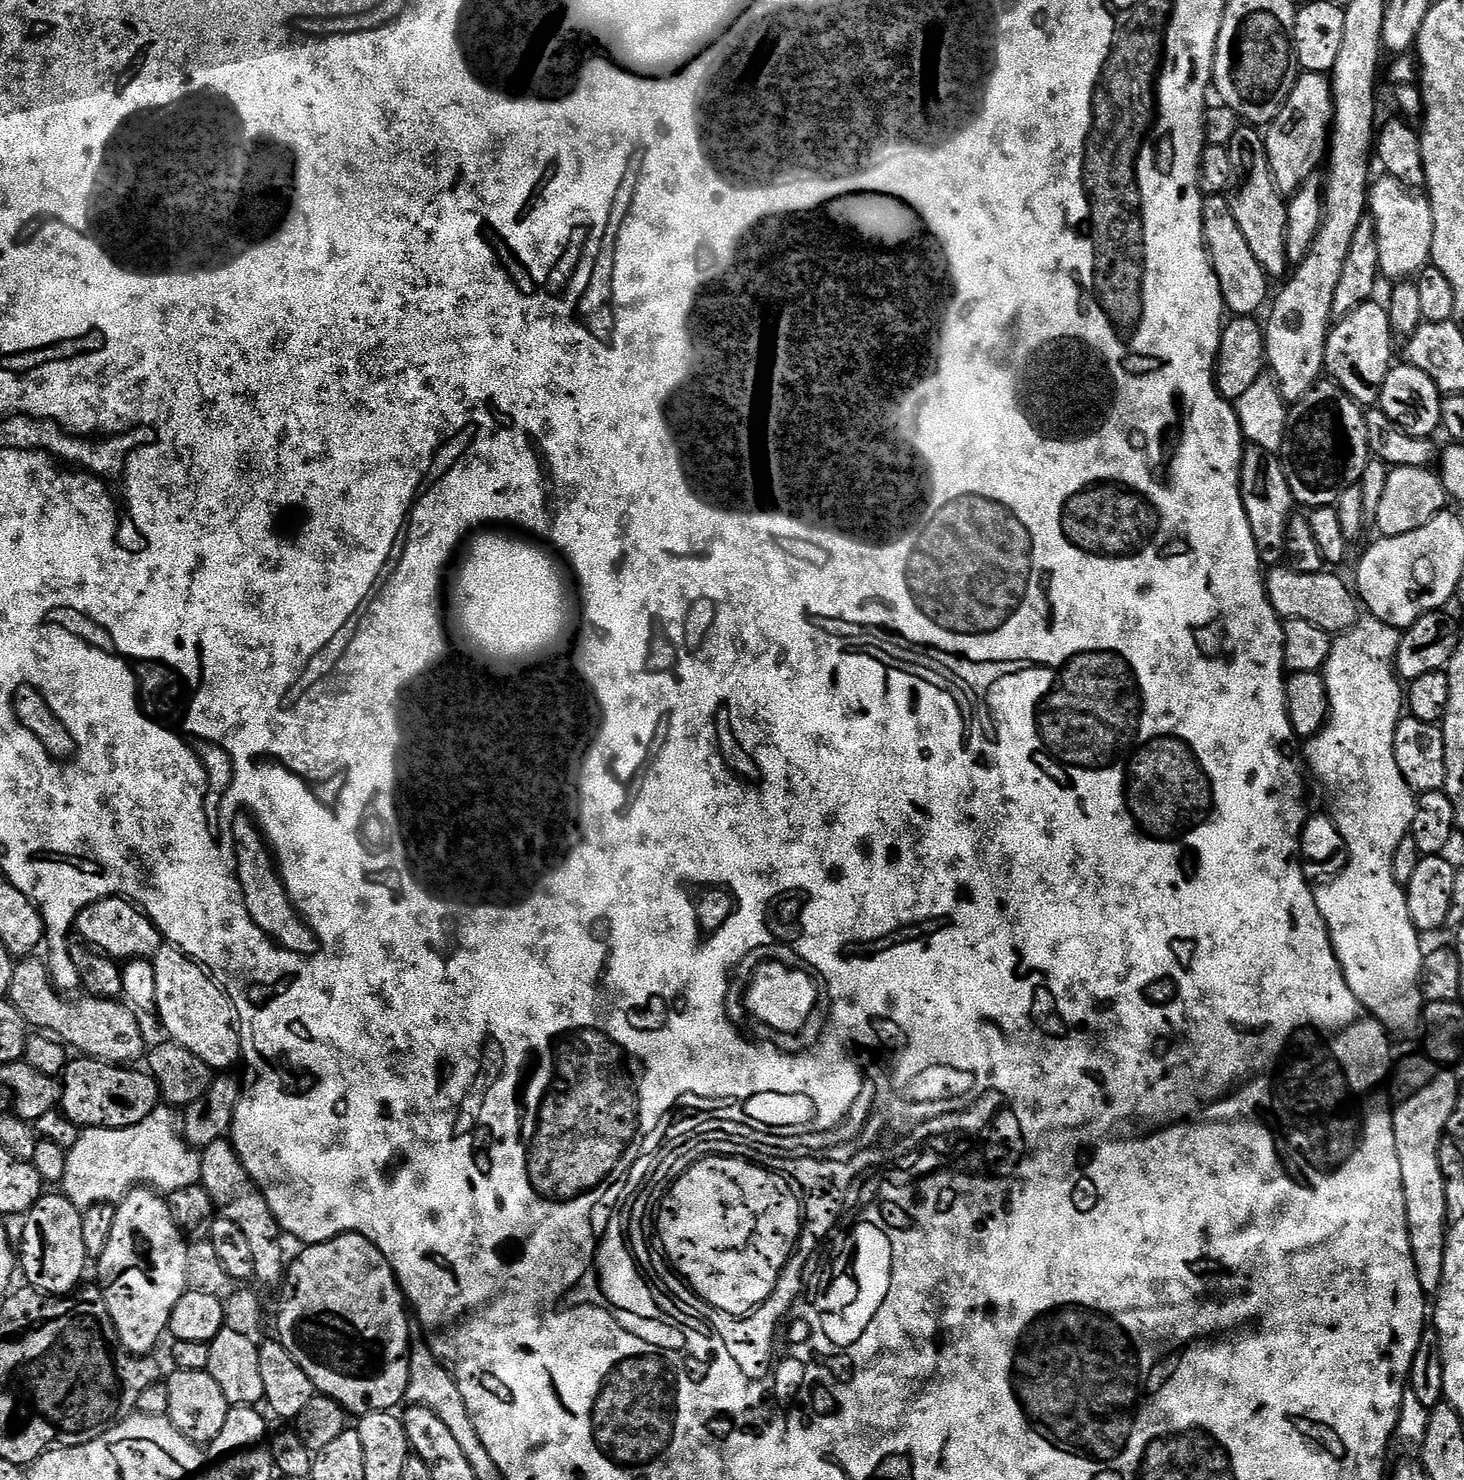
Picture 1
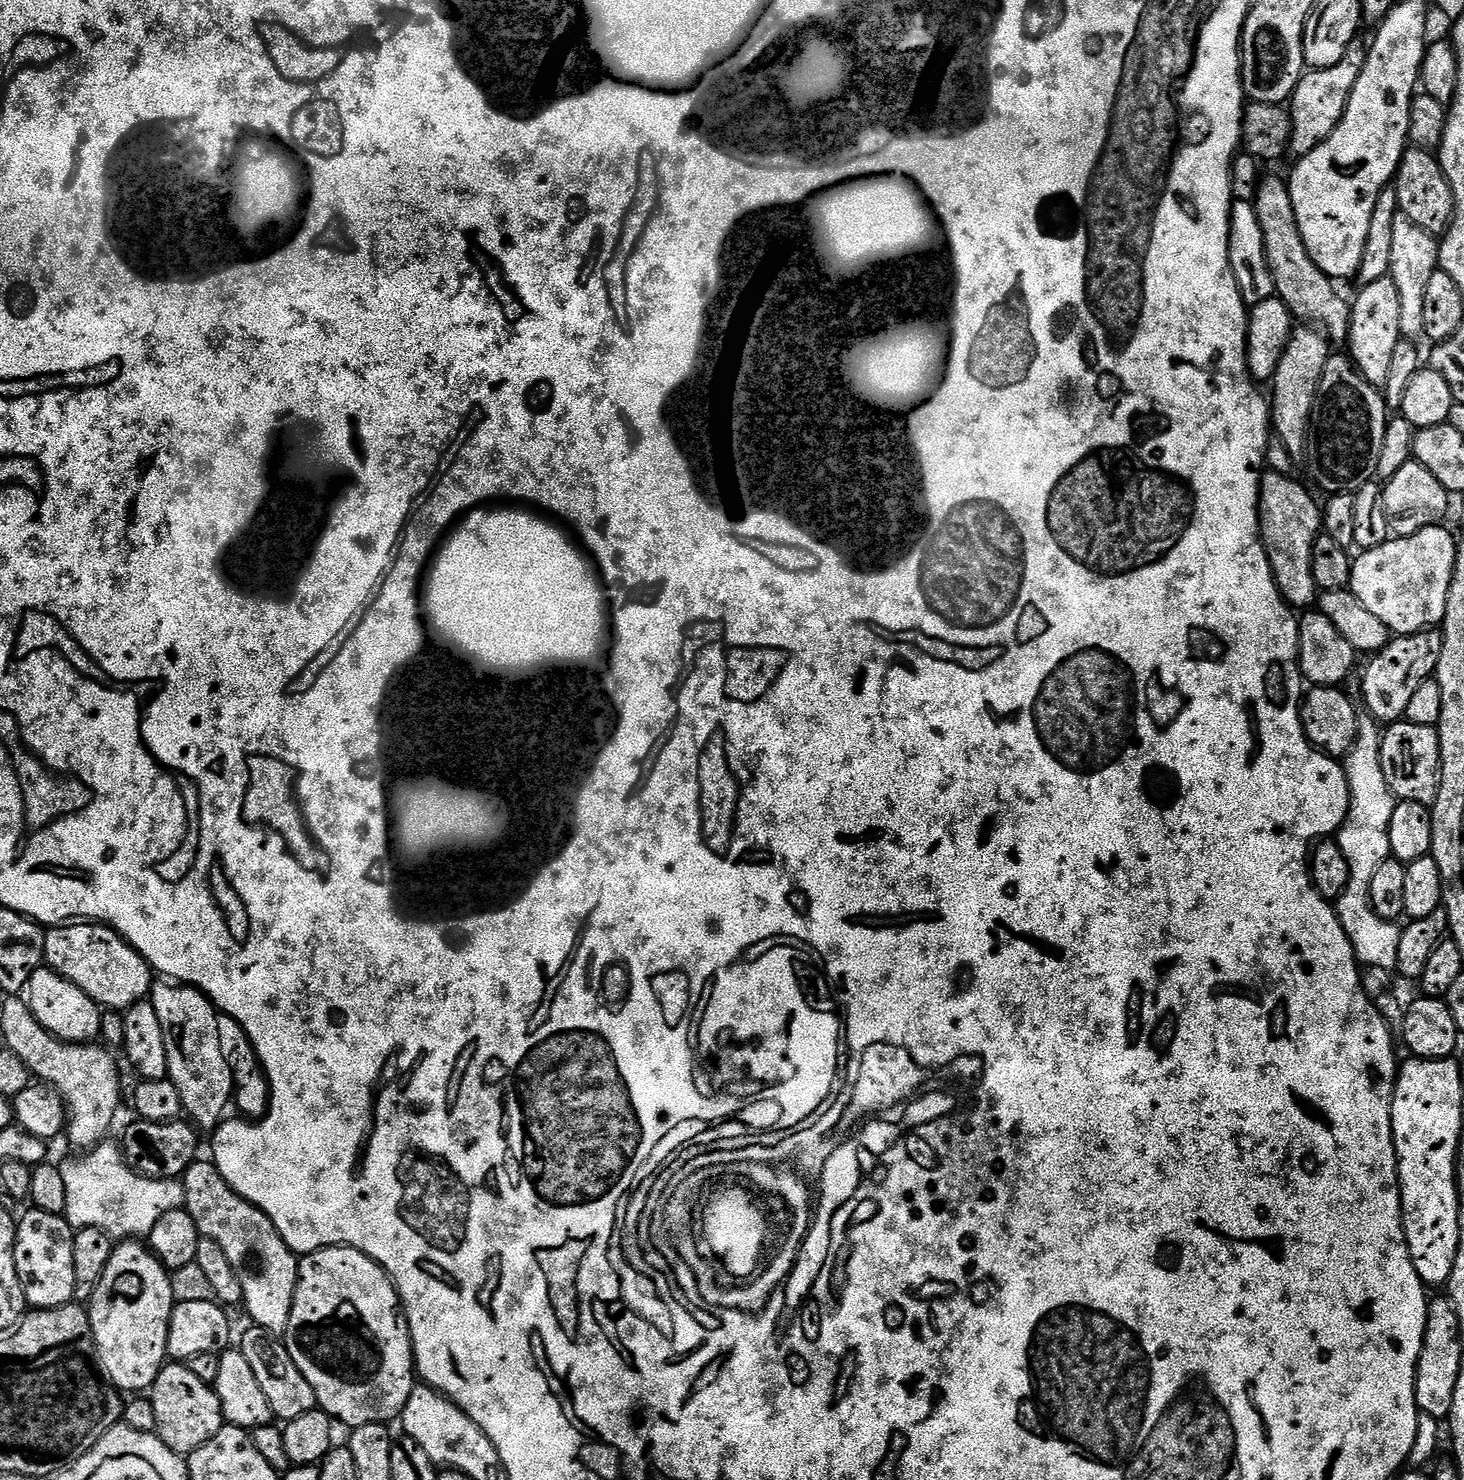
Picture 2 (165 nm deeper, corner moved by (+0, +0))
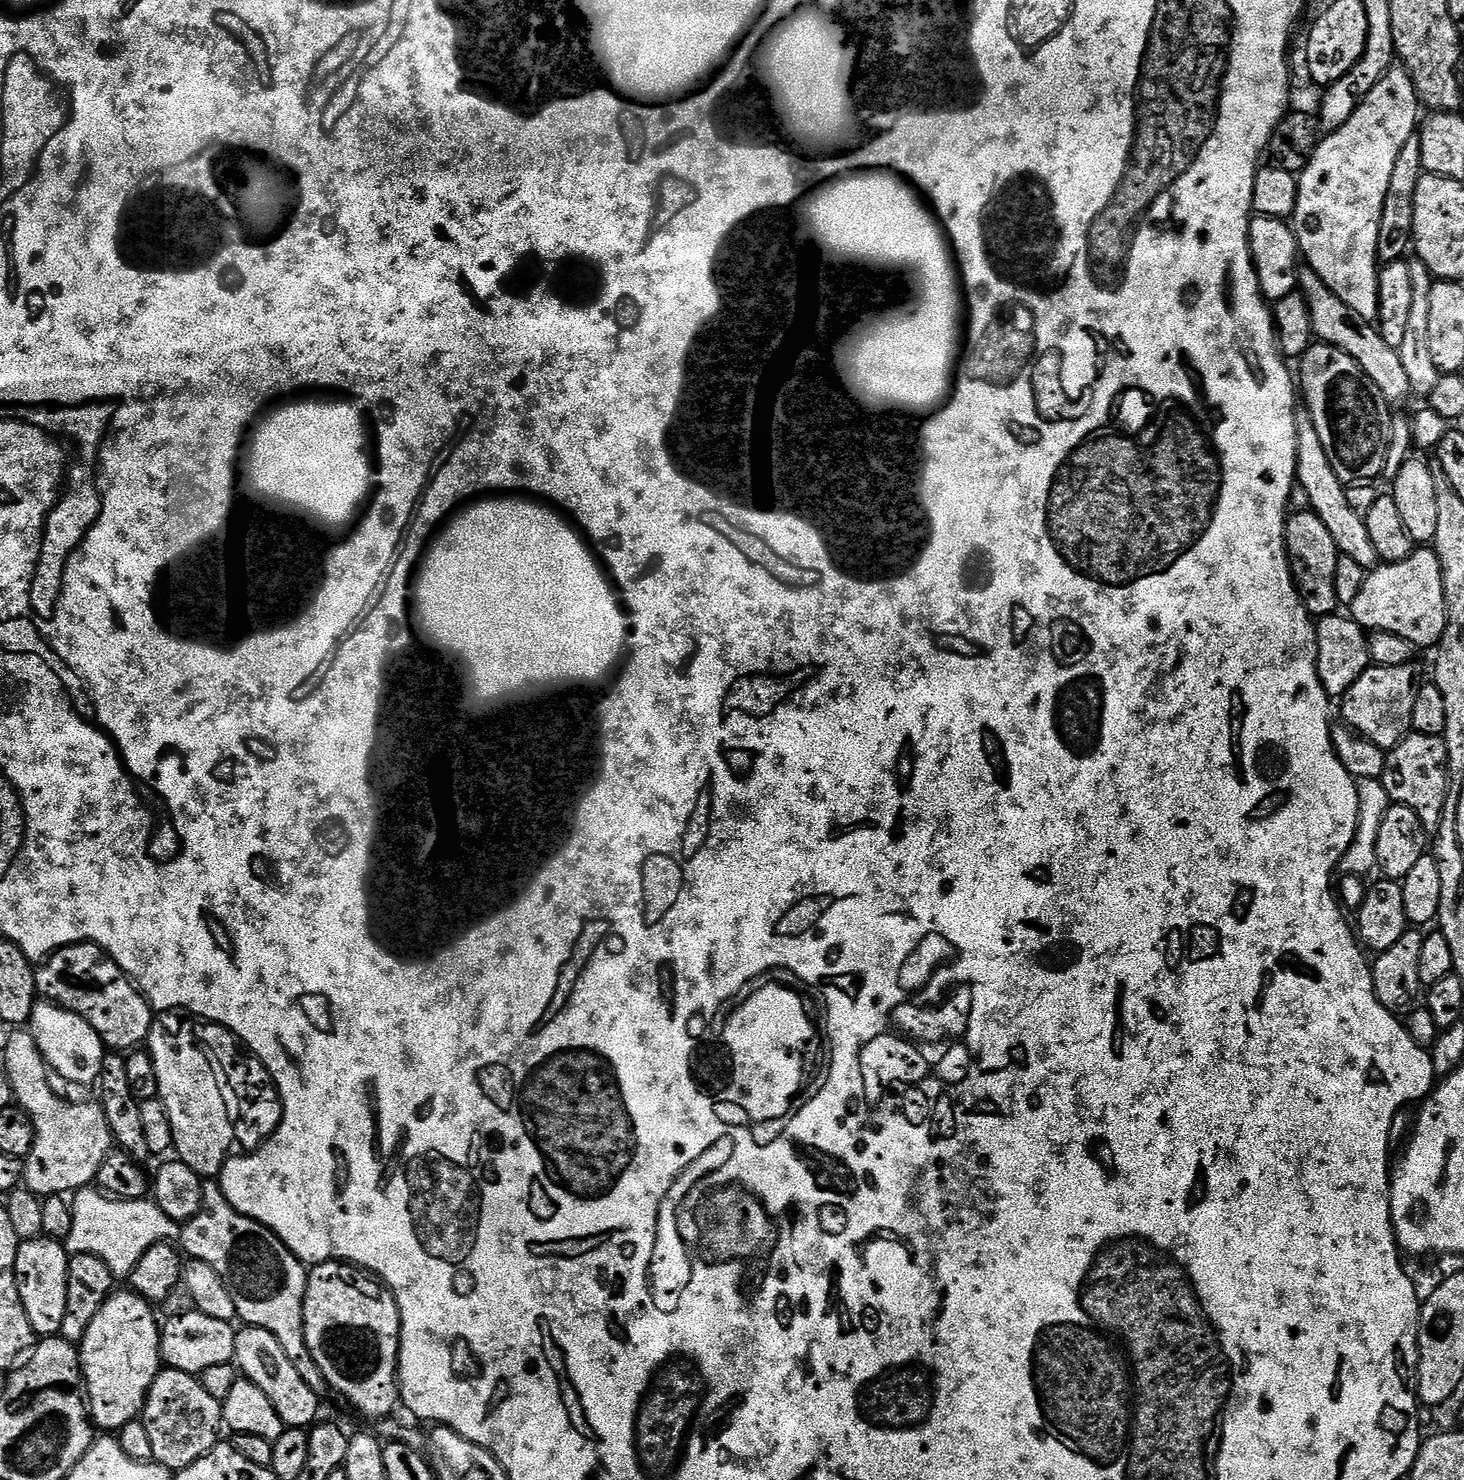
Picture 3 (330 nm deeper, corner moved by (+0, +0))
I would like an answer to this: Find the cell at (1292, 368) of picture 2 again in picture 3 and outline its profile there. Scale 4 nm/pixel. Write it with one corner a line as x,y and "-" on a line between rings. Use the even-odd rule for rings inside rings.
1306,410
1296,414
1296,482
1299,491
1304,491
1308,499
1307,507
1318,518
1322,518
1322,526
1330,530
1336,548
1342,556
1354,558
1358,566
1371,570
1381,563
1378,554
1370,542
1370,533
1366,531
1366,522
1359,516
1346,499
1346,485
1334,474
1330,466
1330,458
1326,458
1326,450
1322,450
1322,442
1318,439
1318,430
1314,430
1311,414

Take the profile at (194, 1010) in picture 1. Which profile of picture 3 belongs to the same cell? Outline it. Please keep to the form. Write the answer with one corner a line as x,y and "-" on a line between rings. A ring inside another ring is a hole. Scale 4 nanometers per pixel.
153,1027
146,1041
146,1051
151,1056
154,1074
157,1075
157,1097
166,1106
166,1114
170,1118
172,1127
172,1147
178,1159
185,1163
194,1174
201,1178
219,1177
224,1165
229,1163
230,1157
226,1149
231,1140
231,1124
228,1124
227,1109
218,1086
212,1078
212,1072
208,1070
206,1060
202,1054
193,1047
189,1037
176,1038
172,1030

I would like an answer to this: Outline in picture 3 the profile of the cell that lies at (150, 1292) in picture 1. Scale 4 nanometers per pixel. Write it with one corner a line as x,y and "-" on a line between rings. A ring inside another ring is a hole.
113,1291
104,1301
78,1344
82,1388
92,1423
97,1429
104,1428
100,1430
119,1430
126,1422
137,1419
143,1413
154,1378
162,1371
161,1321
156,1321
153,1305
148,1301
134,1291
123,1291

